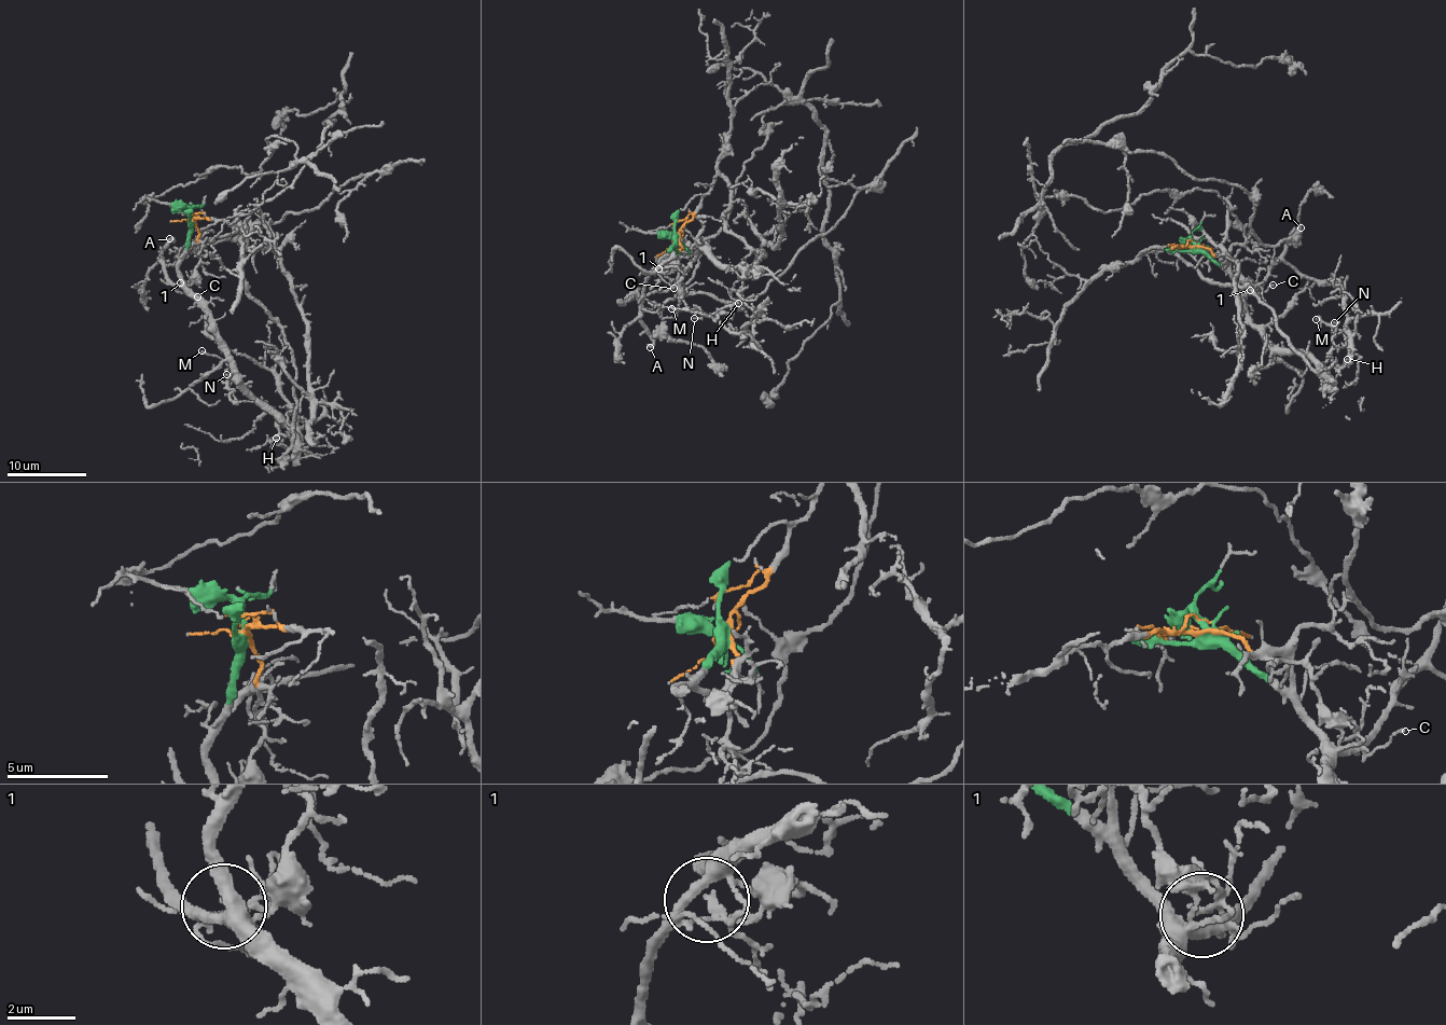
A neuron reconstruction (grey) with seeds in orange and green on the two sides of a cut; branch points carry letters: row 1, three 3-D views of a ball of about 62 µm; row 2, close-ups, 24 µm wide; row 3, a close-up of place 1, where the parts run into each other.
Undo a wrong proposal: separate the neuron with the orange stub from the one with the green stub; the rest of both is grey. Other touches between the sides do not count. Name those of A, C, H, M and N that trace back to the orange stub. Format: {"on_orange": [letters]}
{"on_orange": ["H", "M", "N"]}

